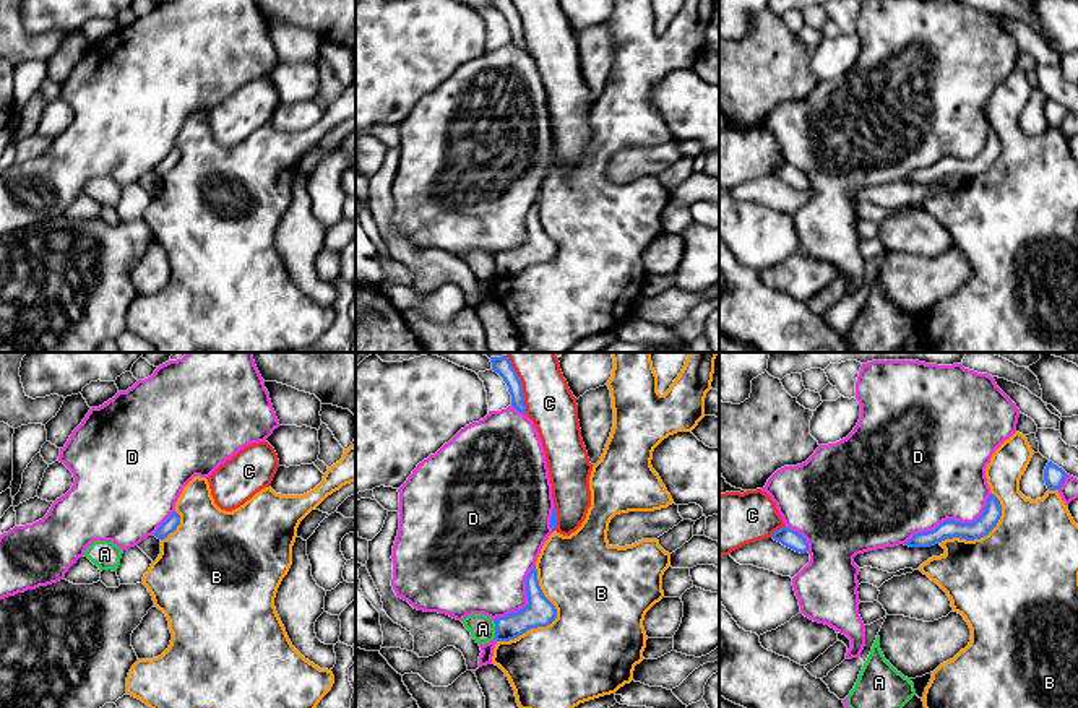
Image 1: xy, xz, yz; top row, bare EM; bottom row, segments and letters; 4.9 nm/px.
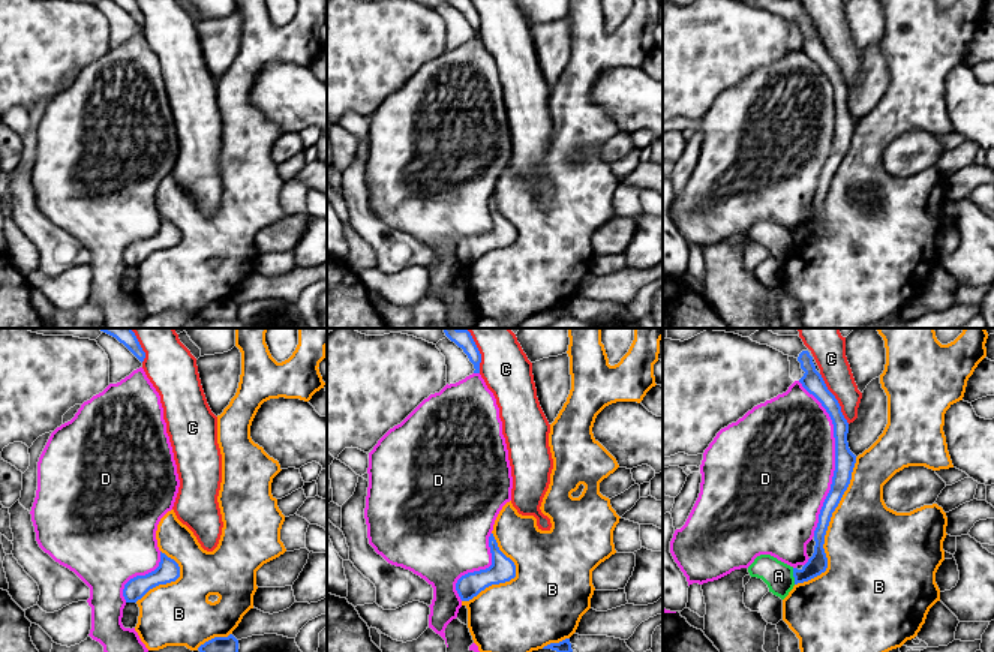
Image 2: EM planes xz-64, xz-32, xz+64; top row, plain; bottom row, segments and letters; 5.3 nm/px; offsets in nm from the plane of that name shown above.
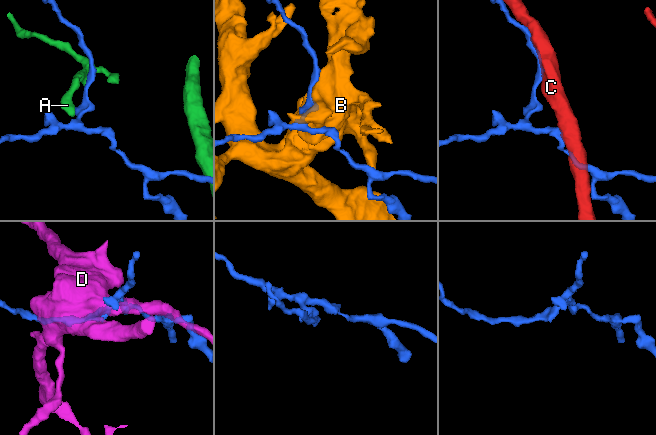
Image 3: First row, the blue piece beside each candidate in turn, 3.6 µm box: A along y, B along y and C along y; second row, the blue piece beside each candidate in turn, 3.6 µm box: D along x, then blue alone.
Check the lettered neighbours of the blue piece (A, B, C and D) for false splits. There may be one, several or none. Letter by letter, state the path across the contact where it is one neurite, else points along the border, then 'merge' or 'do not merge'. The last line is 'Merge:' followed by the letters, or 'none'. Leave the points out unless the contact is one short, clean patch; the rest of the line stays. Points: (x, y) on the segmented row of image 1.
A: along xz (492, 621), (495, 638) | do not merge
B: do not merge
C: do not merge
D: do not merge
Merge: none

